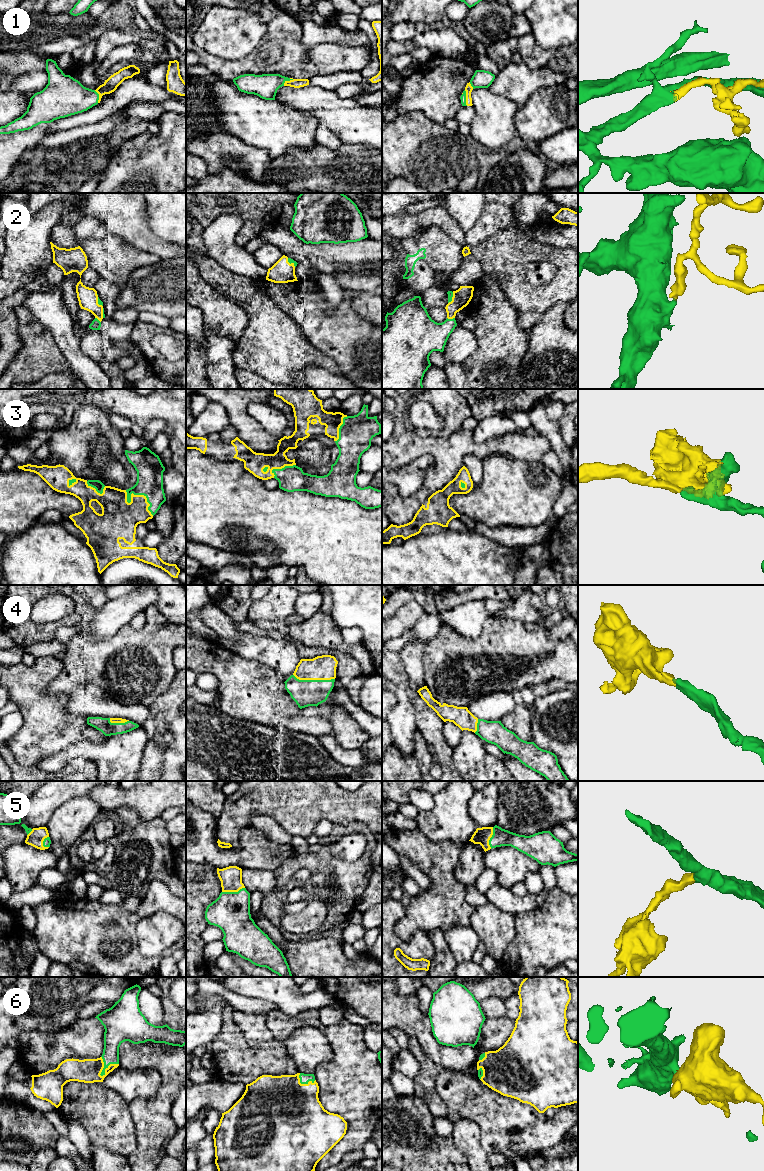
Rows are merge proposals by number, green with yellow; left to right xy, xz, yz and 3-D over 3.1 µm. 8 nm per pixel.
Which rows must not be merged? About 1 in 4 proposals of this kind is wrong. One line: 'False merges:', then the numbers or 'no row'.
False merges: no row

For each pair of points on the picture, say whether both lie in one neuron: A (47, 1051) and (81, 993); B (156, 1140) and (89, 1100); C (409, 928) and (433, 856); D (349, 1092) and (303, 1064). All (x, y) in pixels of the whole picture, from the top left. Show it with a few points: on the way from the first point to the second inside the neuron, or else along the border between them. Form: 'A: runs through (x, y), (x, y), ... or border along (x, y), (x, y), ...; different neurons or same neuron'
A: border along (73, 1021), (64, 1026), (38, 1031); different neurons
B: border along (129, 1105), (135, 1128), (134, 1151); different neurons
C: runs through (426, 910), (438, 898), (438, 874); same neuron
D: border along (331, 1053), (332, 1058), (322, 1062), (313, 1073); different neurons

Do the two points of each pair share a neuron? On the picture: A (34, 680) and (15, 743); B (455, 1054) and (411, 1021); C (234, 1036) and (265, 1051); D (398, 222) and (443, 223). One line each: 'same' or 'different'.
A: same
B: same
C: same
D: same

